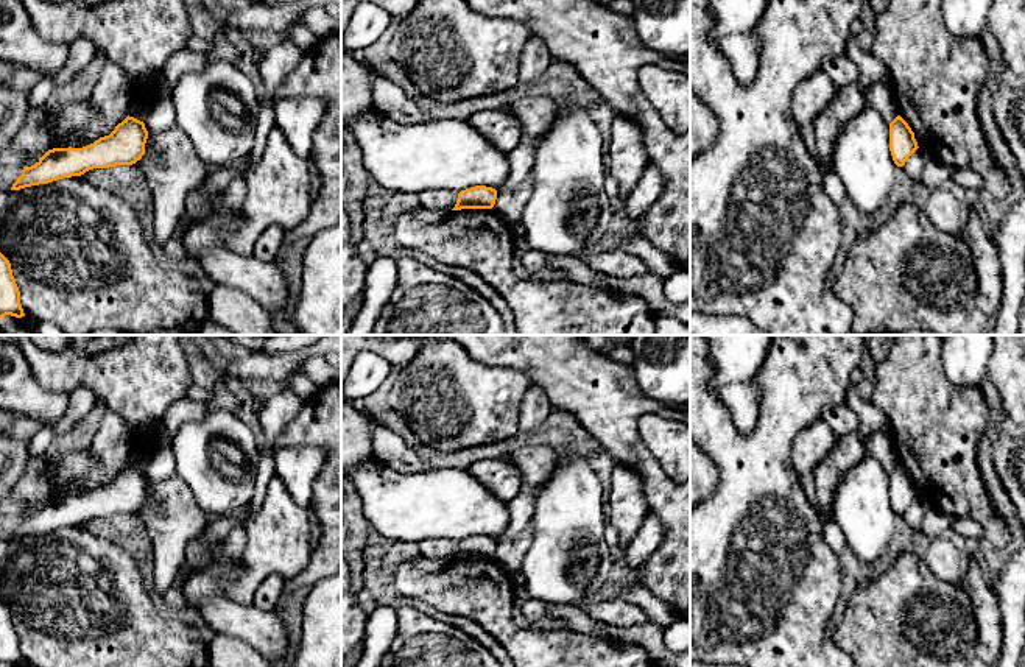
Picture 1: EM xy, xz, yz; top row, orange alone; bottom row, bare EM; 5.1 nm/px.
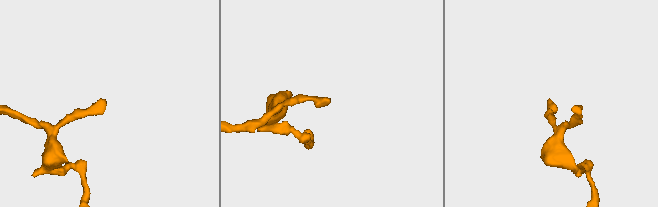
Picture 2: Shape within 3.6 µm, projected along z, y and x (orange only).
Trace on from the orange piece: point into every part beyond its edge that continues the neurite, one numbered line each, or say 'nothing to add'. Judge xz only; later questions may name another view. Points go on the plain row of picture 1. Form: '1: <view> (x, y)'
nothing to add

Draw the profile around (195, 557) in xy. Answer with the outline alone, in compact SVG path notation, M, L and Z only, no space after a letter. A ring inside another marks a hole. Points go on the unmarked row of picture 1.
M196 539L187 542L184 549L184 563L178 569L171 588L164 595L165 603L171 609L184 609L188 606L188 600L182 592L181 583L185 578L188 569L203 569L206 567L207 561L209 561L209 555Z

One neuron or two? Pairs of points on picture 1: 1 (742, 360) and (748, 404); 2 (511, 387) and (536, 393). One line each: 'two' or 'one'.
1: one
2: two

